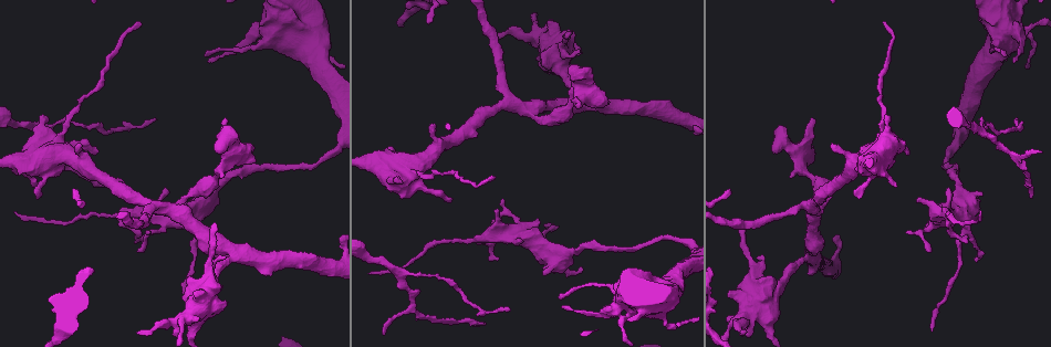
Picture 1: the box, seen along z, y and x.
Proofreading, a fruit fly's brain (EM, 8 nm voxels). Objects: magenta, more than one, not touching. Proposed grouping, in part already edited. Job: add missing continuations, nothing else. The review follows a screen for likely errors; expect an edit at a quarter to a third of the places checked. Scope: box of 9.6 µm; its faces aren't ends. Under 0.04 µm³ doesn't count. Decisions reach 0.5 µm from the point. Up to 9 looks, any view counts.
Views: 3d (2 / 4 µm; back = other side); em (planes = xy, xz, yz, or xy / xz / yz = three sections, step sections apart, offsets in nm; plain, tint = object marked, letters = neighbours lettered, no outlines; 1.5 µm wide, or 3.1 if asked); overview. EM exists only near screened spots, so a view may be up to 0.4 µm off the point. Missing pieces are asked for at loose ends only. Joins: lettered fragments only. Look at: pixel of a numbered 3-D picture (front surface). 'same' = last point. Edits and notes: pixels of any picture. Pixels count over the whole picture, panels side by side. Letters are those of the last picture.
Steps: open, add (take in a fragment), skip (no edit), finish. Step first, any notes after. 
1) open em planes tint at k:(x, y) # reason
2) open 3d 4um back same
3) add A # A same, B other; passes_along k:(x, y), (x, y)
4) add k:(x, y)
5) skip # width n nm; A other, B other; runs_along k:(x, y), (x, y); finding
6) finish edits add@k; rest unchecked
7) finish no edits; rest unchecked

open em xz step 8 letters at 1:(815, 122) # branch stops here

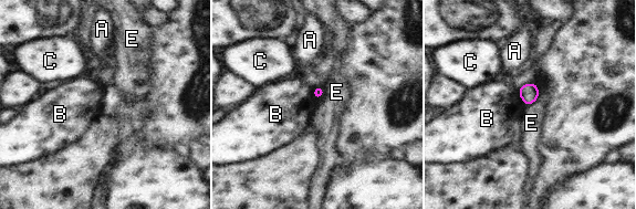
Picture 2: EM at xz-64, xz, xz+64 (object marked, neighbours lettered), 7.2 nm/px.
open em planes letters same # cut it another way

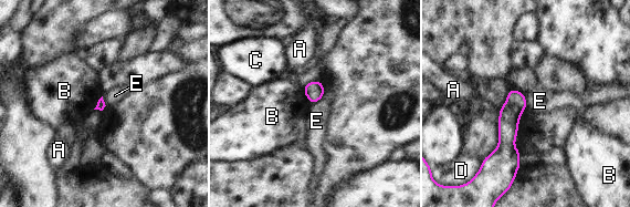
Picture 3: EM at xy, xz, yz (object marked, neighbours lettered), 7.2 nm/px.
skip # A other, B other, C other, D other, E other; border 3:(325, 89), (322, 96), (312, 105); no lettered fragment goes on from it

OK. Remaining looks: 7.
open em planes letters at 1:(570, 35) # thin end

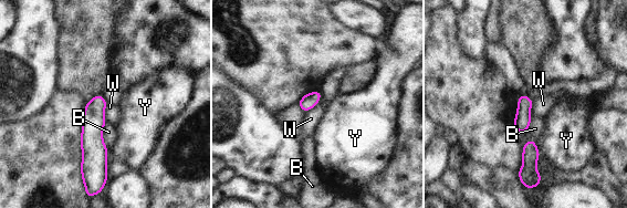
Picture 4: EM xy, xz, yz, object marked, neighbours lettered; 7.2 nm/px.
skip # longest_contact B 200 nm; B other, W other, Y other; no lettered fragment goes on from it

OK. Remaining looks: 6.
open em planes letters at 1:(545, 225)

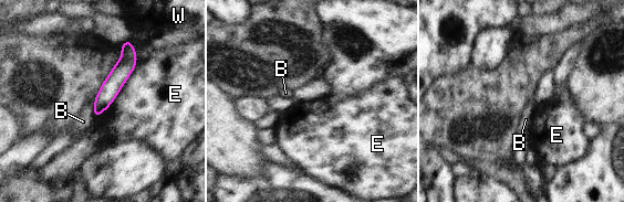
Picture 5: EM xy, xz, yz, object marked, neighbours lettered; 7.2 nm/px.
skip # B other, E other, W other; runs_along 5:(127, 44), (127, 62), (95, 114); no lettered fragment goes on from it

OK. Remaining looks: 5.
open em yz step 4 letters at 1:(481, 322) # thin end

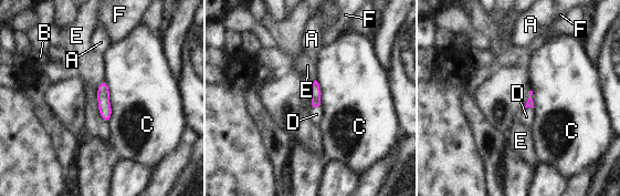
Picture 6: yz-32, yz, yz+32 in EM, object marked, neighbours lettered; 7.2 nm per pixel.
add D # A other, B other, C other, D same, E other, F other; passes_along 6:(315, 103), (316, 107), (316, 114); it goes on there

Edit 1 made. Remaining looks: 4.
finish edits add@6; rest unchecked

